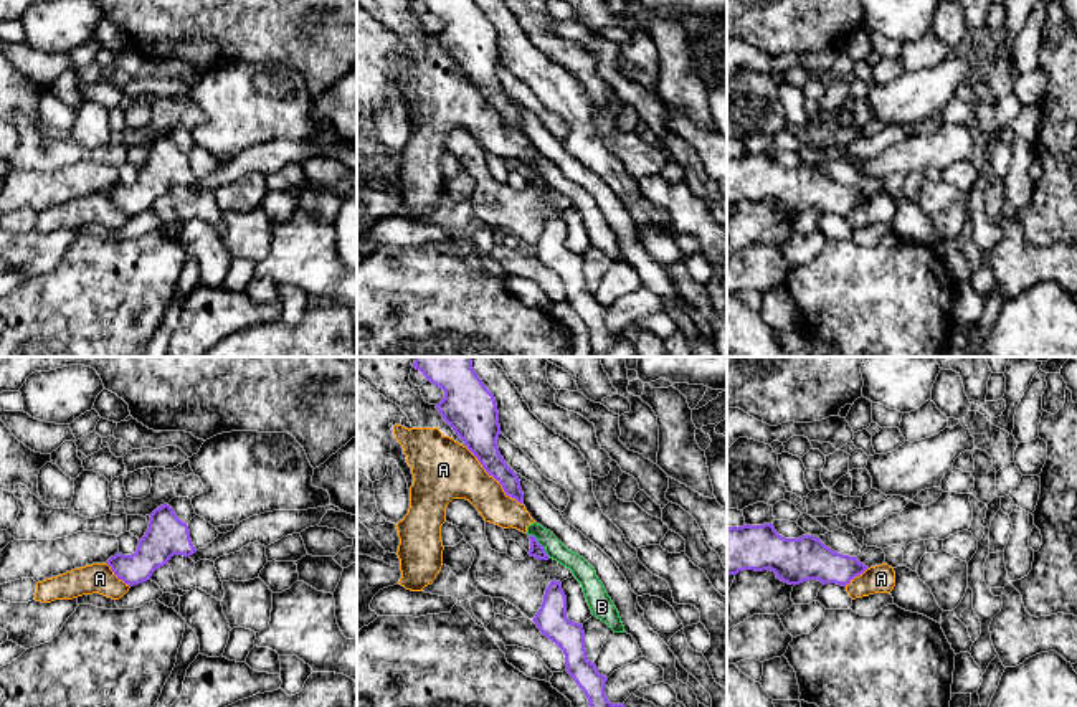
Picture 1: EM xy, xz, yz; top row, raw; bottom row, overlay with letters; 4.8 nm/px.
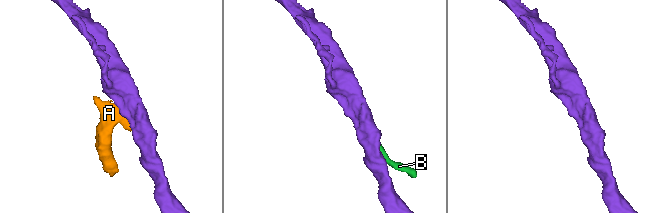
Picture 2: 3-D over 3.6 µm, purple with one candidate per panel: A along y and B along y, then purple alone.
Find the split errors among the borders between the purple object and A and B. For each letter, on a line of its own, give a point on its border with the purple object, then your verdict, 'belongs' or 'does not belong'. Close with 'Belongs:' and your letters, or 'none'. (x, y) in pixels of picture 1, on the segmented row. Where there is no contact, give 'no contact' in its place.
A: contact xz (494, 478); does not belong
B: contact xz (539, 544); does not belong
Belongs: none

